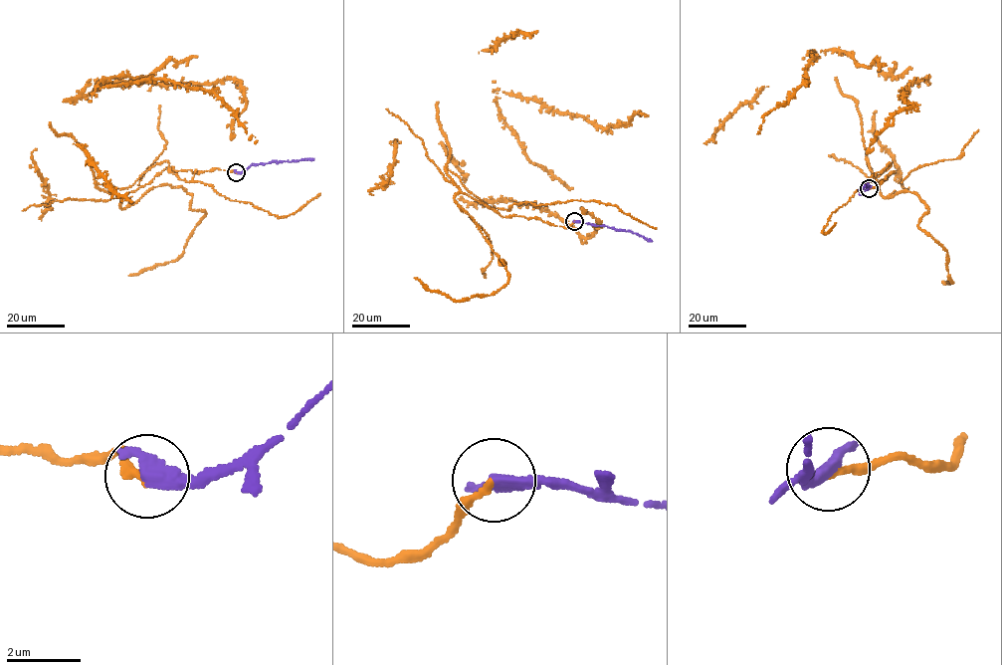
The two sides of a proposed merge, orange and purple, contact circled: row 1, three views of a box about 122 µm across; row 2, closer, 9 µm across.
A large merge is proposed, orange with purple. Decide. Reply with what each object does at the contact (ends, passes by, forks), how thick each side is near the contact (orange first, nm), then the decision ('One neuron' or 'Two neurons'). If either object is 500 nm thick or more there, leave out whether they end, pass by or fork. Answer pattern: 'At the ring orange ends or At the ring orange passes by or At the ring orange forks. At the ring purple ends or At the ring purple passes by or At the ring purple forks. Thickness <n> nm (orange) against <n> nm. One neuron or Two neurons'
At the ring orange ends. At the ring purple ends. Thickness 180 nm (orange) against 480 nm. One neuron

